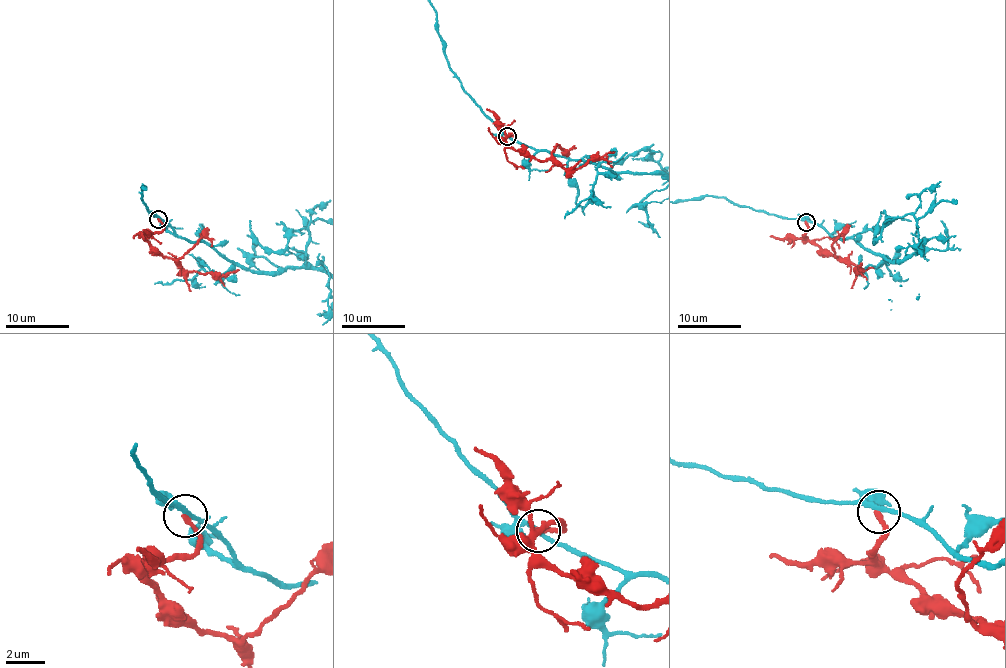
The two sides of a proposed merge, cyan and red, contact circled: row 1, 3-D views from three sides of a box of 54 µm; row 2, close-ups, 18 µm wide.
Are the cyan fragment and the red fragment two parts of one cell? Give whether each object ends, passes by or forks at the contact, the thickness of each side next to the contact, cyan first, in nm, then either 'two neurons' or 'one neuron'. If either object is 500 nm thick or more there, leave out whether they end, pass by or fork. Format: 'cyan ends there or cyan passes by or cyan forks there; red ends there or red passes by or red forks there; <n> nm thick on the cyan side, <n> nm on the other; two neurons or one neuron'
cyan passes by; red ends there; 220 nm thick on the cyan side, 240 nm on the other; two neurons

